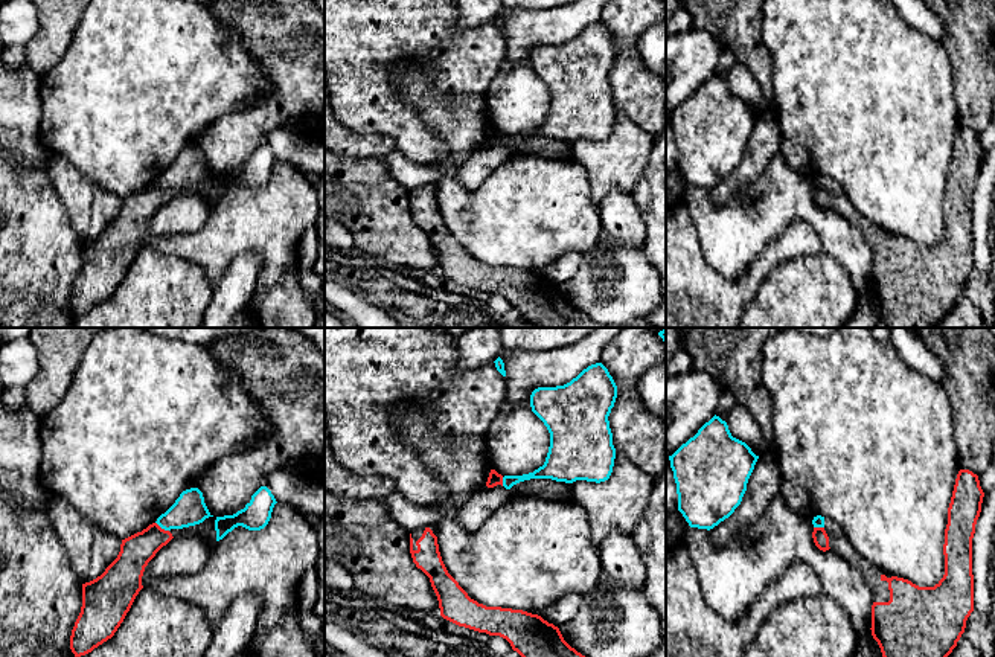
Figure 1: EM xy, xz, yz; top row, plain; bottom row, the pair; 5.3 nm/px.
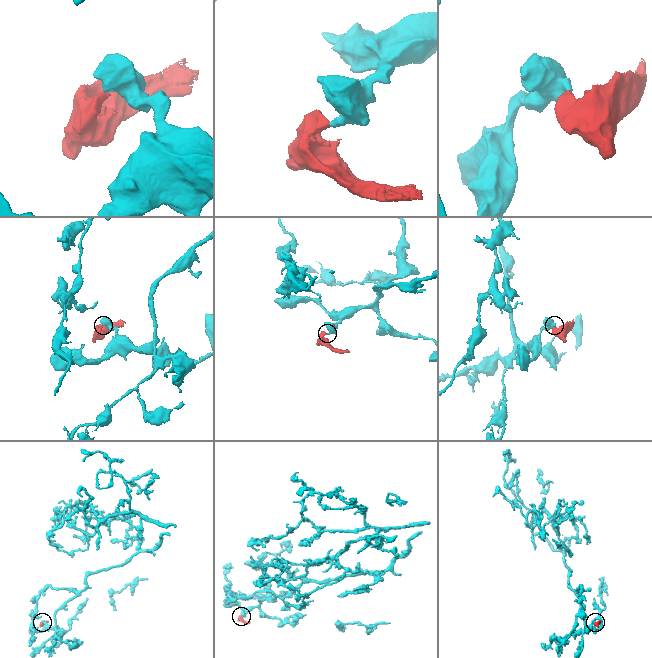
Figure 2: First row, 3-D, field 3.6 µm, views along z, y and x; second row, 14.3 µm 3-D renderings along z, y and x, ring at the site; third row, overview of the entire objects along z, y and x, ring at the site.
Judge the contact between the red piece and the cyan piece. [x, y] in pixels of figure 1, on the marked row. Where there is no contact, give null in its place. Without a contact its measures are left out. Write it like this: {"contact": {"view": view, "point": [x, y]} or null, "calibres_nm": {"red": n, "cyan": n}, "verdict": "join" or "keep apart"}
{"contact": {"view": "xy", "point": [160, 528]}, "calibres_nm": {"red": 170, "cyan": 170}, "verdict": "keep apart"}

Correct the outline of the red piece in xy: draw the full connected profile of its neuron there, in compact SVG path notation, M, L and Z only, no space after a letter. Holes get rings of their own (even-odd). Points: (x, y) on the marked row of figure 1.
M157 523L122 540L117 558L96 579L82 584L82 607L70 636L75 657L85 655L114 636L155 553L172 540Z

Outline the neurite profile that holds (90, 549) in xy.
M50 495L43 512L82 584L101 576L117 558L122 540L90 523L66 500Z

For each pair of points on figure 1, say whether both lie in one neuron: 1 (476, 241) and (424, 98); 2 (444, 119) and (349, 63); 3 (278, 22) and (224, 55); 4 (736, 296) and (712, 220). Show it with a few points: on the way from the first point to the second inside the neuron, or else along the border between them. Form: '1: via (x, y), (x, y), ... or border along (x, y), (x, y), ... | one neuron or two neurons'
1: via (453, 206), (447, 165), (454, 157), (454, 133) | one neuron
2: border along (396, 60), (389, 67), (390, 81), (421, 119) | two neurons
3: border along (217, 19), (236, 32), (243, 48), (264, 72) | two neurons
4: border along (758, 256), (735, 281), (729, 281), (704, 261) | two neurons

